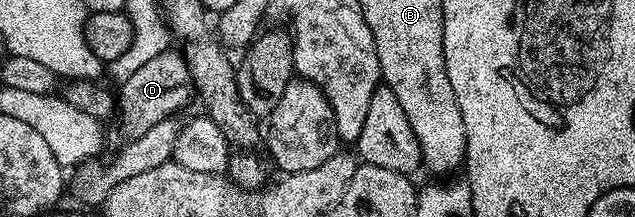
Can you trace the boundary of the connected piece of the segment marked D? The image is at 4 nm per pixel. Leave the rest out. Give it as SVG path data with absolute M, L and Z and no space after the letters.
M166 50L155 54L151 62L143 62L131 78L127 78L120 85L119 92L119 116L121 121L117 128L121 131L122 141L131 141L145 135L151 126L158 124L160 120L168 120L176 117L177 111L189 100L189 95L194 95L195 89L189 76L189 67L185 57L177 50Z

